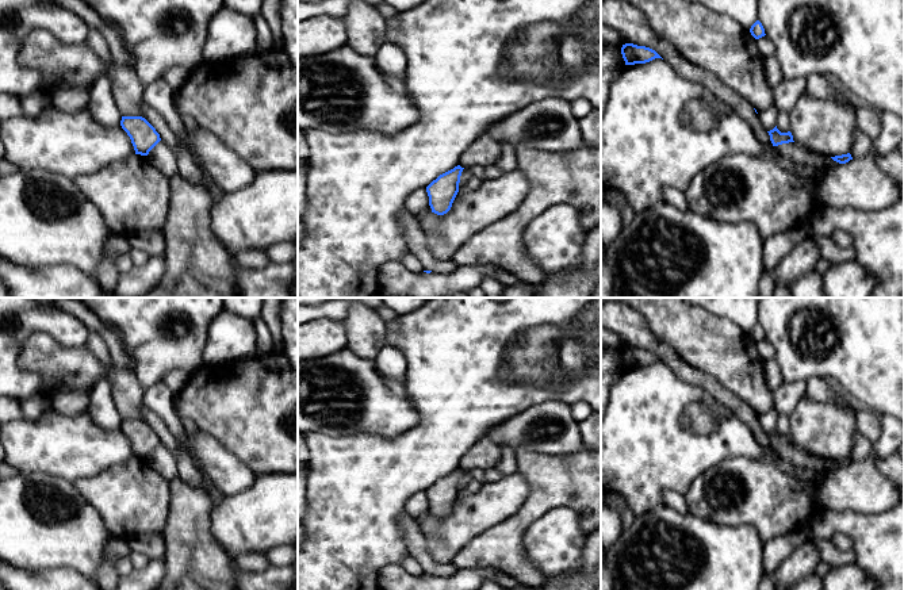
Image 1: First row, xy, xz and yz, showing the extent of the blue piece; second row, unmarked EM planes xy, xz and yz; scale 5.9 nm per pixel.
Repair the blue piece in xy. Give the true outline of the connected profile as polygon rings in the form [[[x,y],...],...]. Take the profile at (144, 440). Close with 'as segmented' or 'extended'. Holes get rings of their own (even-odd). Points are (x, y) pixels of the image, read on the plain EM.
[[[122,419],[120,429],[130,440],[135,457],[148,459],[161,444],[156,432],[142,419]]]; as segmented

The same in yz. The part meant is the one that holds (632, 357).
[[[633,346],[623,348],[621,357],[625,368],[646,367],[655,361],[662,361],[655,353]]]; as segmented

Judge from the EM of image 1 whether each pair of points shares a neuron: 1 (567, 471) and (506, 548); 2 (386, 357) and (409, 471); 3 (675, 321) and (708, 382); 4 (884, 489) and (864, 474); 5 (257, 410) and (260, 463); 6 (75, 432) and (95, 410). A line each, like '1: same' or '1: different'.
1: same
2: different
3: different
4: same
5: same
6: different

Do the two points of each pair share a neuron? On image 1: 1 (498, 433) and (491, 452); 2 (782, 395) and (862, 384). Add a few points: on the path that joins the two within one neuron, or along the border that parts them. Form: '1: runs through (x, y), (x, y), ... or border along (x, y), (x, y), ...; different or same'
1: border along (485, 436), (498, 445); different
2: border along (805, 379), (784, 383); different

